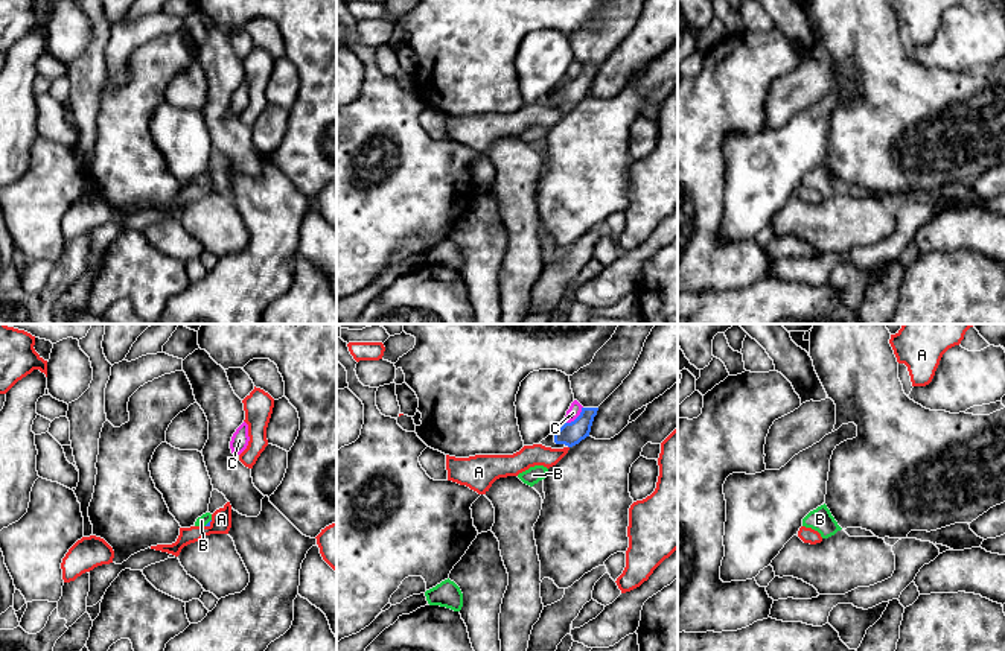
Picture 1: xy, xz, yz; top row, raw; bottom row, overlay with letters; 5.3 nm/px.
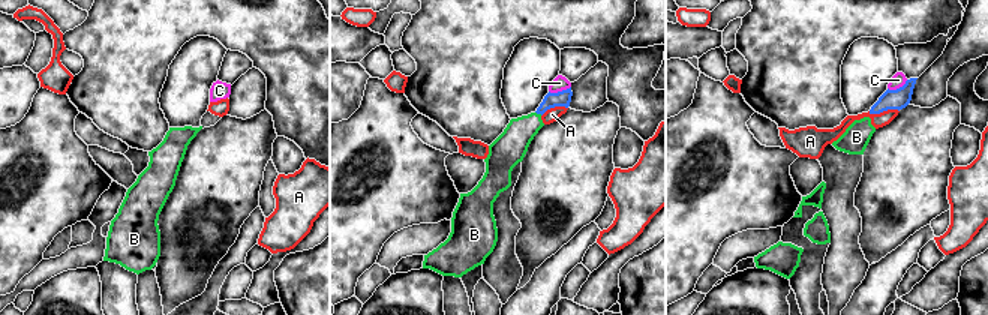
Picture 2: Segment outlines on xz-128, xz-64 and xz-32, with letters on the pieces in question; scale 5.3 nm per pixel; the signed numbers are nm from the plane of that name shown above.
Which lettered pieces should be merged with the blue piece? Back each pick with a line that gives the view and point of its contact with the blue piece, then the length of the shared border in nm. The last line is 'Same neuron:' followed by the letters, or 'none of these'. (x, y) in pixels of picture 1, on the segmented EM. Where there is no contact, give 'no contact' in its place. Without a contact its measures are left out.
B: contact xy (209, 522); length 50 nm
Same neuron: B

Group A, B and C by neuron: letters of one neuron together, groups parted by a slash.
A / B / C

